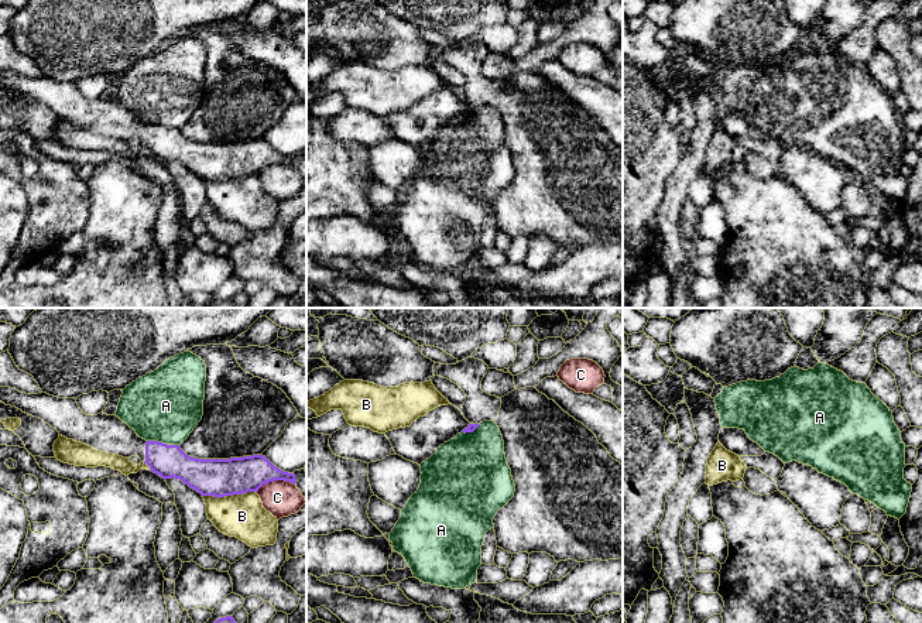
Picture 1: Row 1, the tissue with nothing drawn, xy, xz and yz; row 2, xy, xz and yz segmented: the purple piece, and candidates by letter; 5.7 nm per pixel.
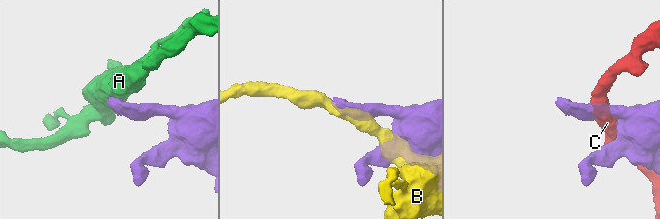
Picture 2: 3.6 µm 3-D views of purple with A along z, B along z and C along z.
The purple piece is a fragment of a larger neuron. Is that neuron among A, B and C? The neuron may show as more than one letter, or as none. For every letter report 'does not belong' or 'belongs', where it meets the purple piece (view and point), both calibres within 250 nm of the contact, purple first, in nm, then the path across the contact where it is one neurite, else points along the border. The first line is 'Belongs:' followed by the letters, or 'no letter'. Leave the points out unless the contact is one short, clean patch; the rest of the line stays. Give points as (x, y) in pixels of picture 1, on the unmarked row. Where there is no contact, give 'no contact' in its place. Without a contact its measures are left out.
Belongs: no letter
A: does not belong | xy (161, 126) | 190/400 nm | along xy (147, 123), (178, 129)
B: does not belong | xy (229, 178) | 220/260 nm
C: does not belong | xy (274, 163) | 200/200 nm

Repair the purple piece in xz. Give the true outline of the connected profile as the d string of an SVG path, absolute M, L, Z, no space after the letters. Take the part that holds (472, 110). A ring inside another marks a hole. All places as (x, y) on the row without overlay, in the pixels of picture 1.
M452 88L441 89L419 100L409 110L385 116L397 138L421 148L441 129L460 116L473 116L479 107L470 107Z

